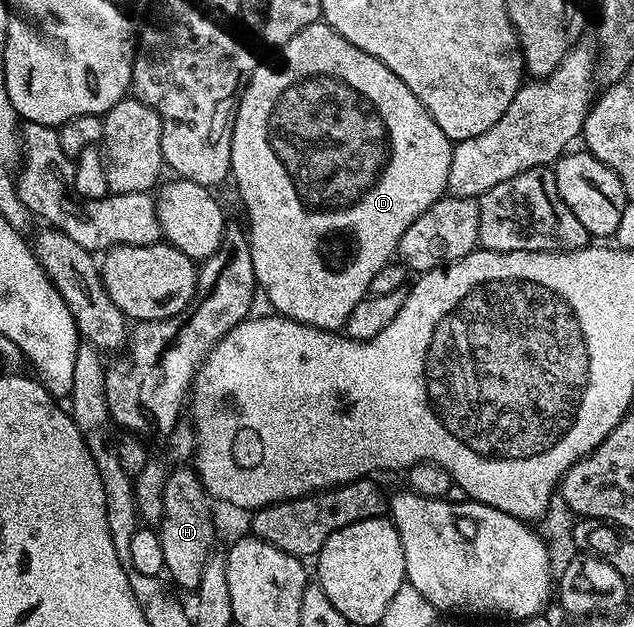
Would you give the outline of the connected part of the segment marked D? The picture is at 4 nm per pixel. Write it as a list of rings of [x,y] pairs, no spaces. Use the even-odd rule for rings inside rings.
[[[318,21],[307,25],[307,29],[295,33],[291,41],[279,48],[278,55],[281,56],[274,63],[258,63],[249,78],[249,84],[241,94],[231,137],[231,179],[232,182],[237,182],[241,203],[249,214],[247,234],[251,261],[260,290],[265,290],[265,295],[273,306],[270,308],[278,315],[317,327],[321,331],[337,331],[344,328],[345,322],[351,317],[351,309],[355,309],[355,305],[359,305],[359,301],[369,295],[369,286],[375,273],[379,273],[379,269],[383,269],[383,265],[387,265],[397,255],[399,241],[403,233],[407,233],[411,221],[415,221],[419,213],[426,211],[436,199],[446,194],[453,143],[445,136],[443,129],[435,125],[431,113],[427,113],[419,97],[415,97],[415,93],[411,93],[411,89],[407,89],[407,85],[403,85],[403,81],[399,81],[399,77],[395,77],[395,73],[391,73],[391,69],[387,69],[383,61],[351,45],[351,41],[335,33],[335,29],[328,23]]]

